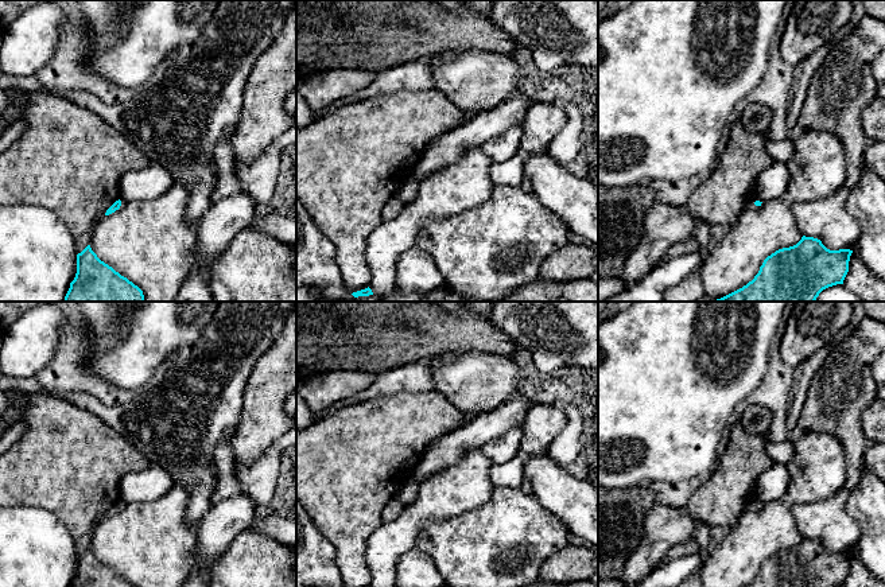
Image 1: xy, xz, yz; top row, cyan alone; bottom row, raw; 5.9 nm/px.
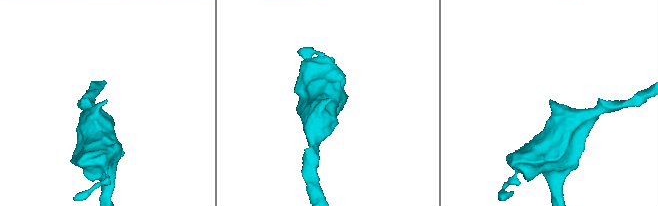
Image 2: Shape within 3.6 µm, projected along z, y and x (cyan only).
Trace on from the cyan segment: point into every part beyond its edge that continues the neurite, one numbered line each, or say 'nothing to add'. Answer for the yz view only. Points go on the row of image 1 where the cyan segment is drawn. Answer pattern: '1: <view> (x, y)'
nothing to add

